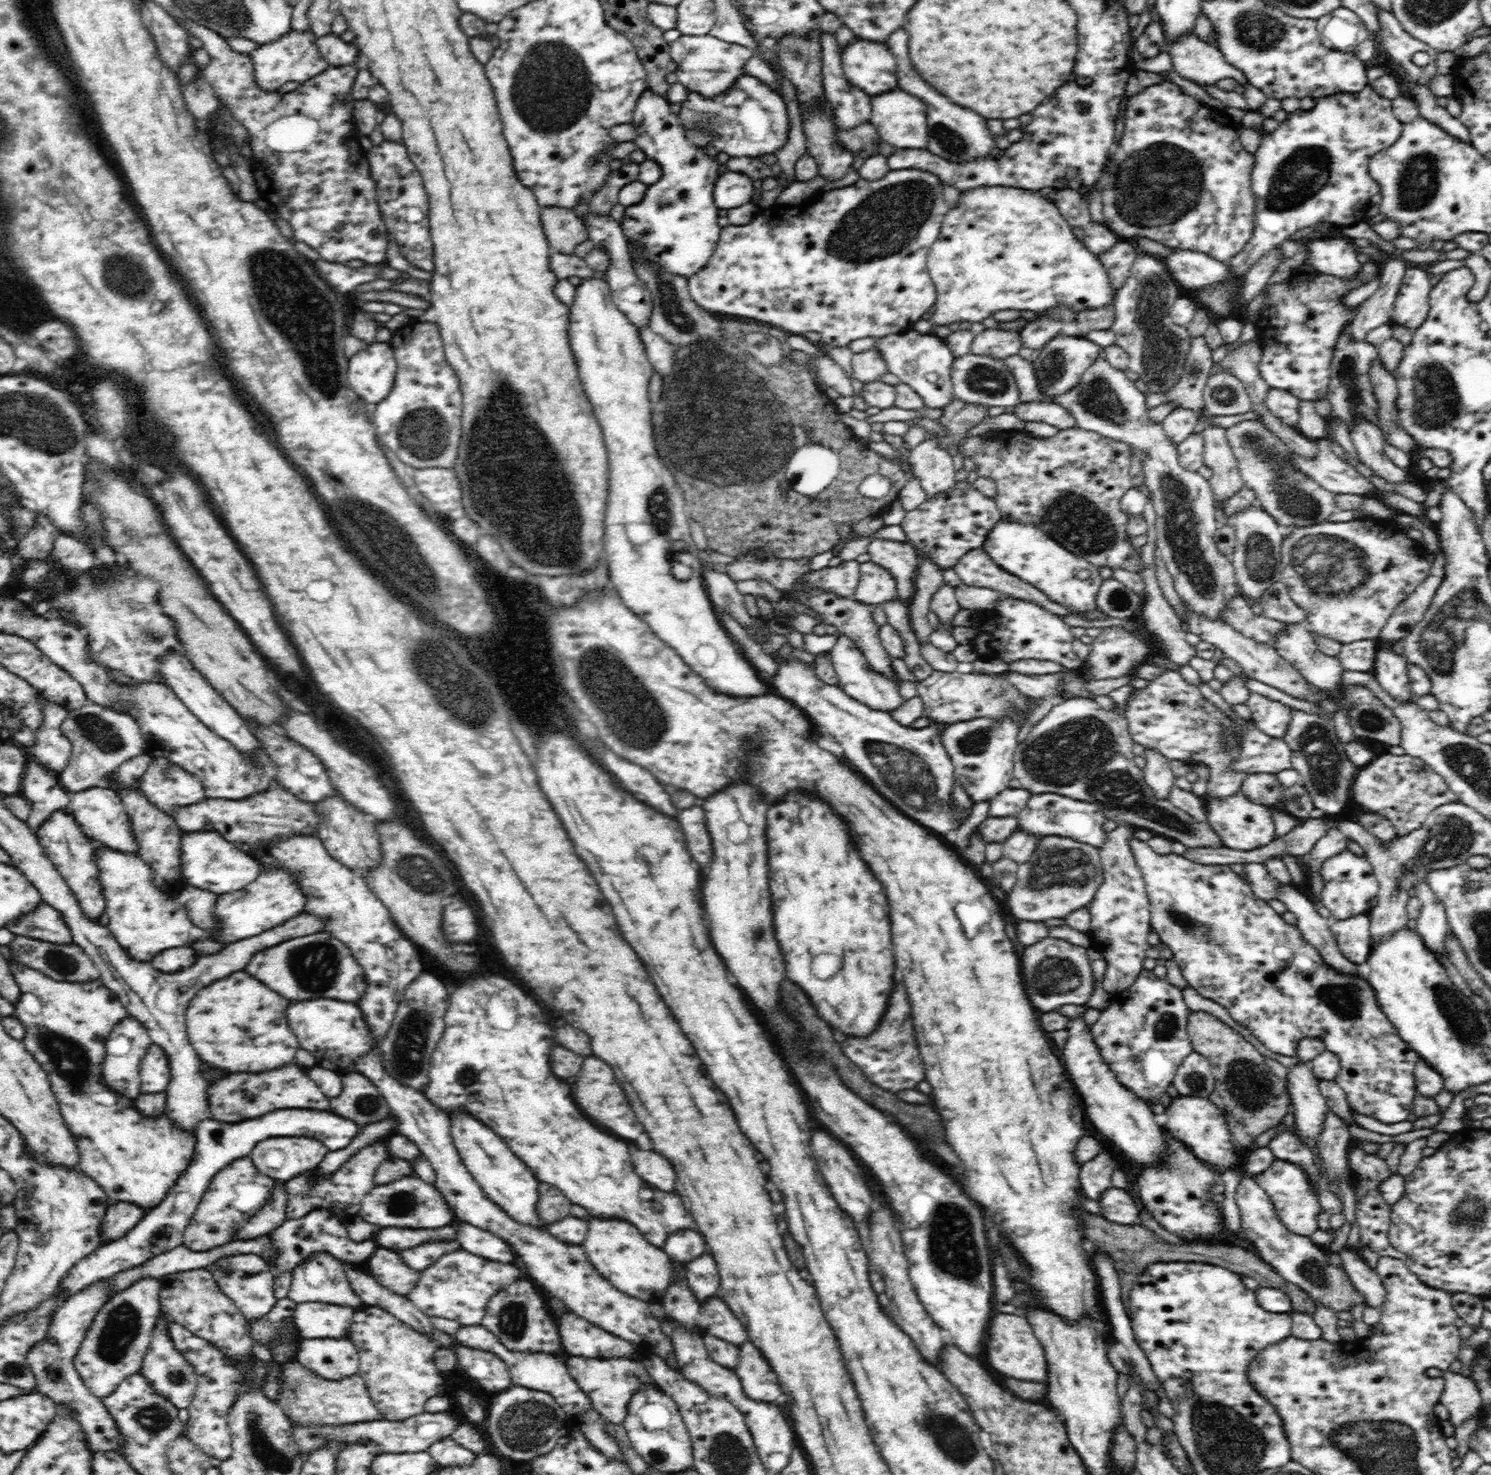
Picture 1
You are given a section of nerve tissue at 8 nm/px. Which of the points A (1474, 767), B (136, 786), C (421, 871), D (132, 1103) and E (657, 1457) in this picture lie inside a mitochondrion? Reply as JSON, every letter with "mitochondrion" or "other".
{"A":"mitochondrion","B":"other","C":"mitochondrion","D":"other","E":"other"}

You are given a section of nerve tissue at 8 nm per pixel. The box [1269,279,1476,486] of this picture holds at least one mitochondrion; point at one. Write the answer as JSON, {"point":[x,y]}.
{"point":[1436,402]}

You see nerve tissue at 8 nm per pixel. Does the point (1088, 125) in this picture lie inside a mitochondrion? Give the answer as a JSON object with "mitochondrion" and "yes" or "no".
{"mitochondrion":"yes"}

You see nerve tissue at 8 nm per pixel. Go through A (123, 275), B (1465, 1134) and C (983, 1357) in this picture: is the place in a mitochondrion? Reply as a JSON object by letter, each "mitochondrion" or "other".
{"A":"mitochondrion","B":"other","C":"other"}

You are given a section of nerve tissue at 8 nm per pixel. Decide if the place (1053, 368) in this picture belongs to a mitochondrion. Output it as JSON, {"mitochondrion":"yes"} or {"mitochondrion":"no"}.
{"mitochondrion":"yes"}

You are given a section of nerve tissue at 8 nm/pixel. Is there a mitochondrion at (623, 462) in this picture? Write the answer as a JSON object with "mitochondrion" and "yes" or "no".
{"mitochondrion":"no"}

